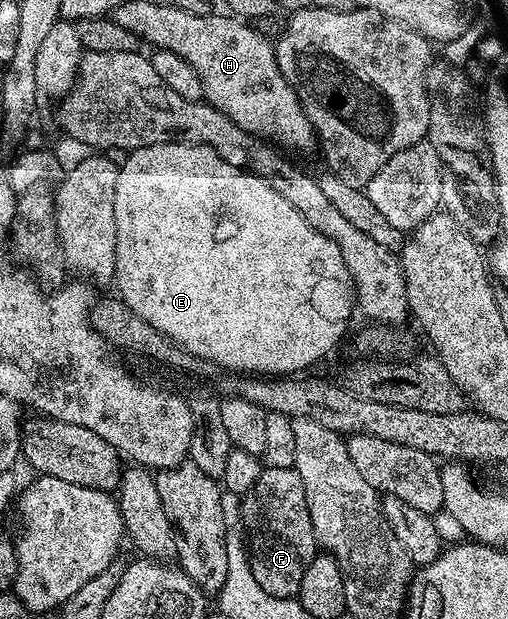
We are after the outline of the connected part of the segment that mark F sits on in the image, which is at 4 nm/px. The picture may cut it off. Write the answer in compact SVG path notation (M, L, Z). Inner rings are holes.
M264 466L258 482L241 497L240 507L246 531L246 553L254 580L258 580L262 592L270 592L270 596L296 598L302 588L302 576L306 576L310 560L318 553L302 476L298 476L295 468Z

